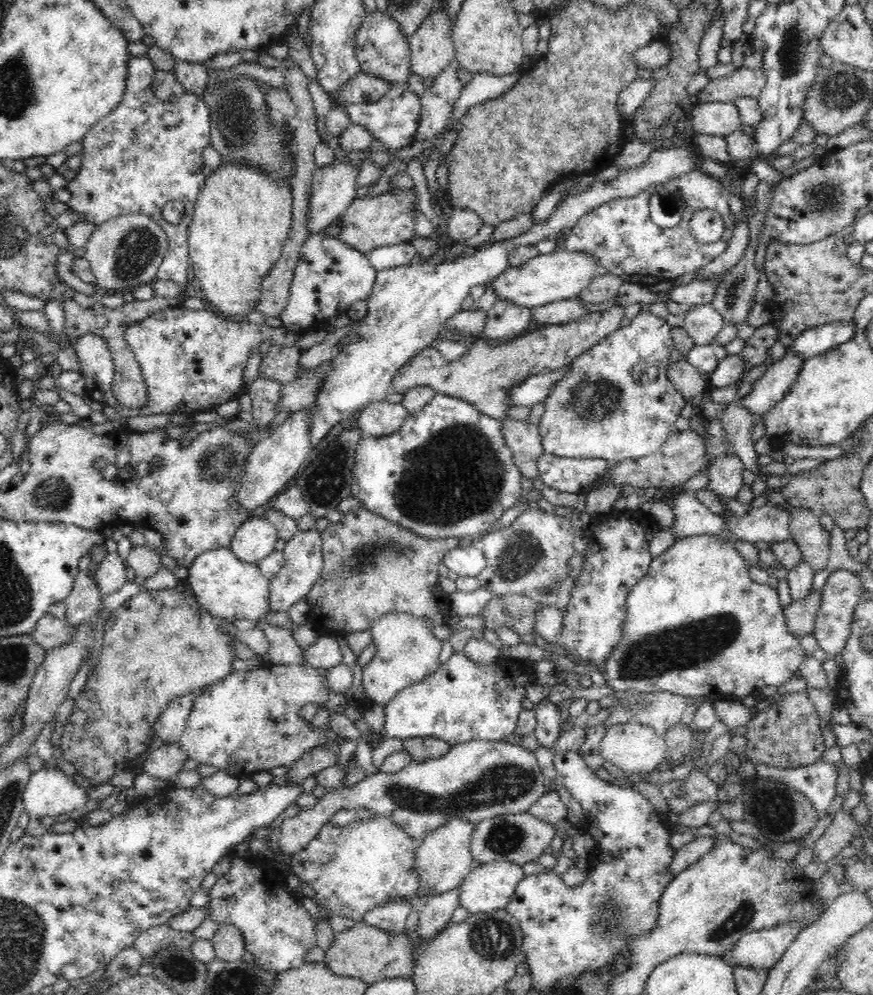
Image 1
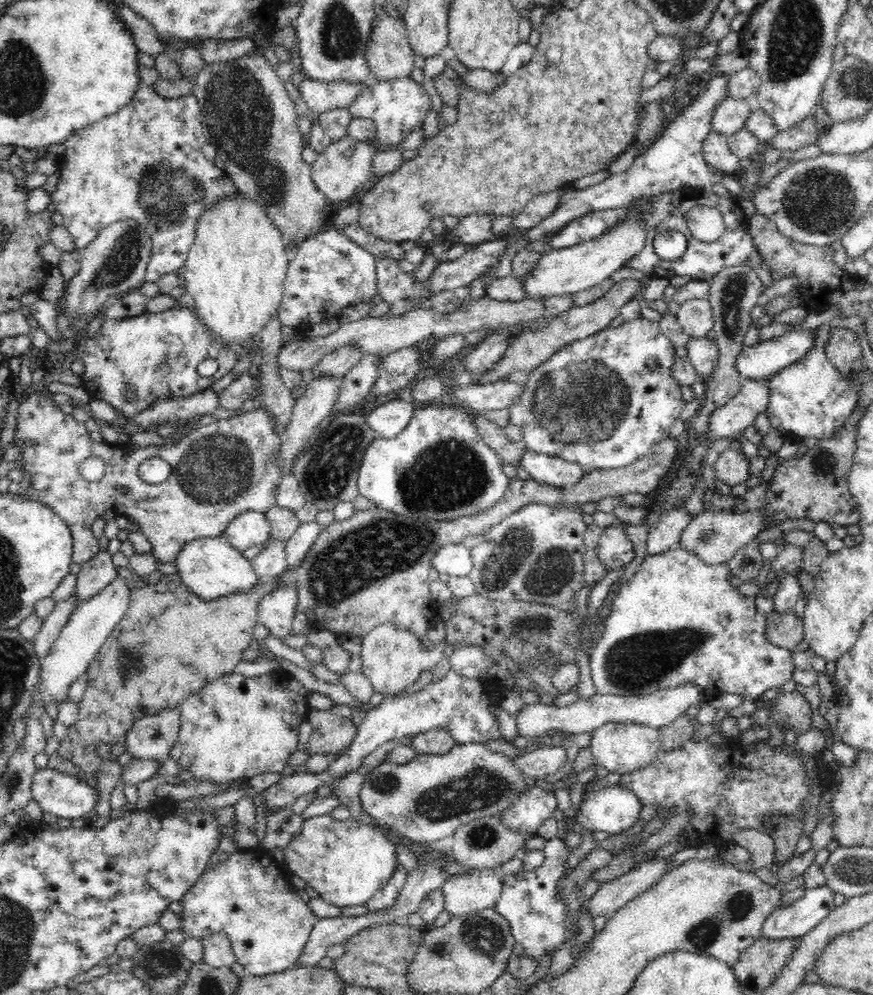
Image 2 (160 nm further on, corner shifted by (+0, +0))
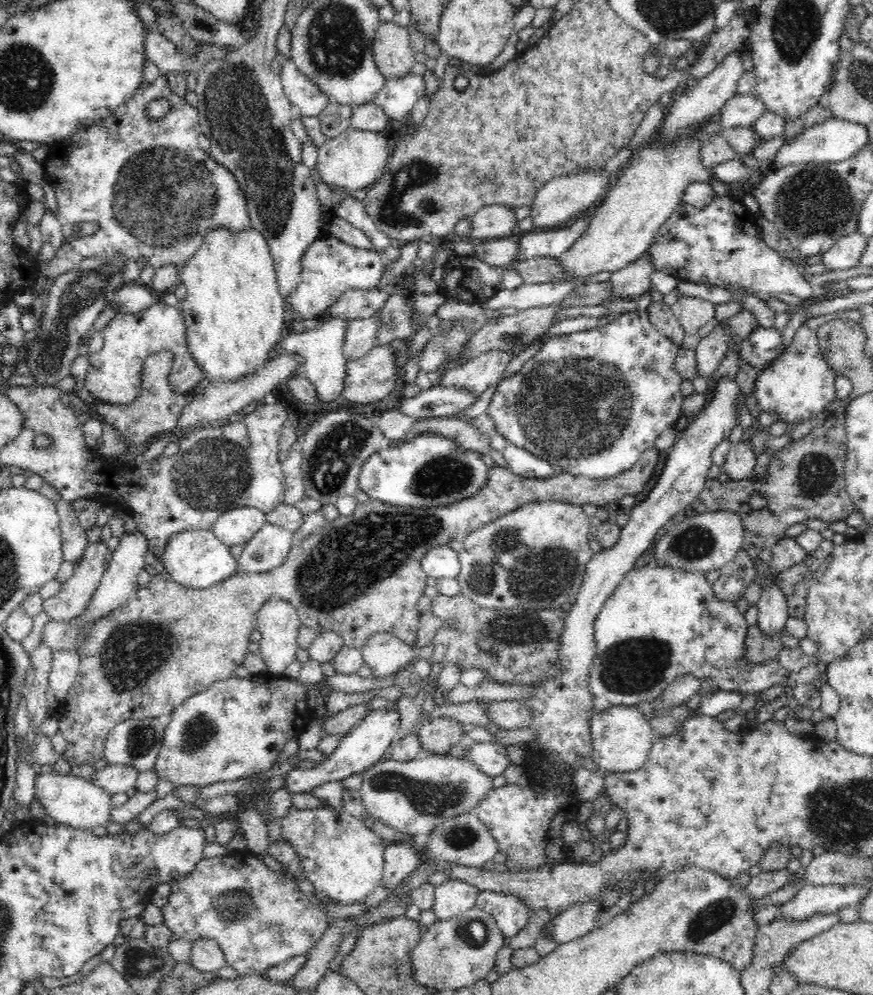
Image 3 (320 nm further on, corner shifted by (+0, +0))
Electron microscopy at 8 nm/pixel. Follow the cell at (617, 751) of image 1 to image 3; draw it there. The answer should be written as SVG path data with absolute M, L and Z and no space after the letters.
M605 705L591 716L590 729L593 739L591 758L604 773L632 772L642 768L657 739L649 720L636 706Z

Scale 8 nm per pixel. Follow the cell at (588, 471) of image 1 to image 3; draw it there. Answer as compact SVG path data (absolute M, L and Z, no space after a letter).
M507 443L502 452L504 460L507 462L507 468L520 476L539 479L562 472L559 467L536 458L531 452L518 448L512 443Z

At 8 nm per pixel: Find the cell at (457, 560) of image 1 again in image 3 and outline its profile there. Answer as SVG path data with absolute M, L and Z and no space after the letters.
M440 545L425 552L420 564L425 575L436 580L439 578L457 578L461 569L457 552L448 545Z

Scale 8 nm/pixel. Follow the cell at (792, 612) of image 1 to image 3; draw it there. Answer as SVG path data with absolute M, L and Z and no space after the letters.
M750 626L748 628L748 636L746 636L746 658L744 661L750 666L766 665L768 662L777 659L783 645L782 636L785 633L770 637L770 635L762 635L762 631L758 626Z

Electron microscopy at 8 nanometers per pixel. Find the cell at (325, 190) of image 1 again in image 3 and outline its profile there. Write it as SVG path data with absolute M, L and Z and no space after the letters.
M351 126L344 134L327 139L318 147L318 161L315 167L318 176L322 179L322 184L355 192L370 188L388 169L391 150L387 139L387 132L358 131Z

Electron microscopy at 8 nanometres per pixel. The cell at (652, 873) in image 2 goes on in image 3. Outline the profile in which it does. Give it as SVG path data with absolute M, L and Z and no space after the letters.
M602 900L578 902L568 906L557 917L550 918L545 928L558 945L576 940L597 926L597 914L603 910Z

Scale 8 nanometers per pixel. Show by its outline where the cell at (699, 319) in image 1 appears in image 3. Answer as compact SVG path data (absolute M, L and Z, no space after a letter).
M679 296L671 309L683 326L685 334L696 335L701 326L714 322L714 306L713 302L702 298Z

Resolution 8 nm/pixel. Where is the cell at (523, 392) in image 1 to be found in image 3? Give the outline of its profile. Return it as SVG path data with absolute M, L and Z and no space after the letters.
M431 387L421 391L414 398L403 399L397 407L402 414L411 416L416 421L422 418L454 417L464 408L478 401L480 397L474 397L468 391L454 387Z

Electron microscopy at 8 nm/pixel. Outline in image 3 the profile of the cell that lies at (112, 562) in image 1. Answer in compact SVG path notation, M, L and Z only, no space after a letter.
M102 538L96 542L89 542L87 549L84 551L83 557L74 563L74 574L62 583L62 588L58 594L52 598L44 600L44 615L49 617L49 621L70 621L78 617L90 604L94 592L99 588L101 578L105 573L106 564L106 542Z

